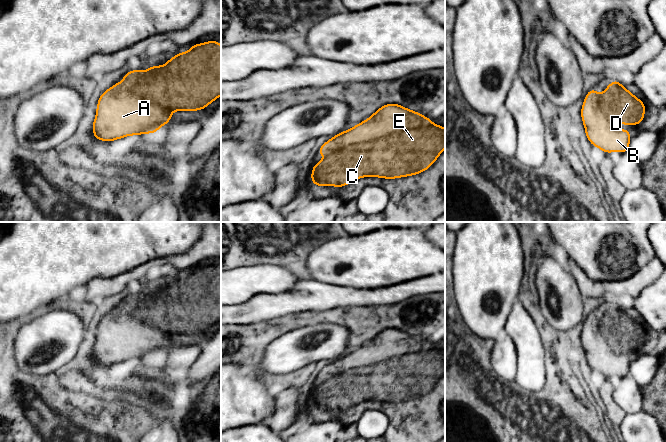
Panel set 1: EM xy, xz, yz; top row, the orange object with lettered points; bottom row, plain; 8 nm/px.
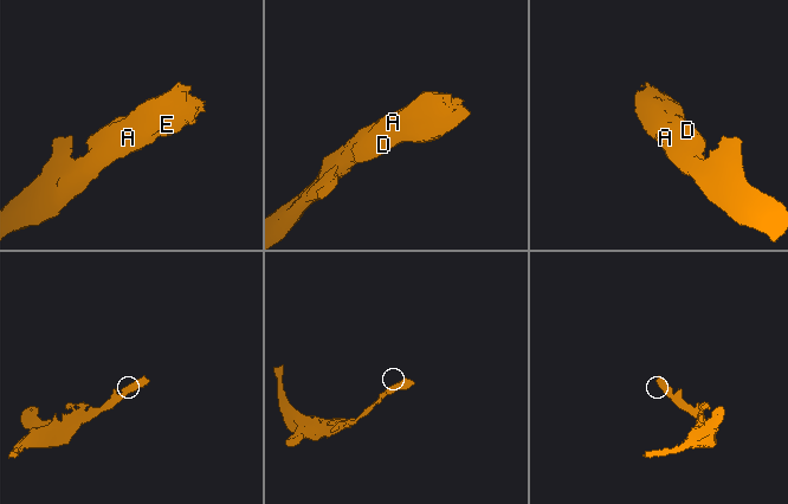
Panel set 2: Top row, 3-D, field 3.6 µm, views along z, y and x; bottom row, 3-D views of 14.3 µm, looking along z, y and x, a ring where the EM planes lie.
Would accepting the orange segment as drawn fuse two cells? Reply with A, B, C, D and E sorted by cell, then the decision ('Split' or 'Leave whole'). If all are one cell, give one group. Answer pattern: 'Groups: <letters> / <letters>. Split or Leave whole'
Groups: A B C D E. Leave whole

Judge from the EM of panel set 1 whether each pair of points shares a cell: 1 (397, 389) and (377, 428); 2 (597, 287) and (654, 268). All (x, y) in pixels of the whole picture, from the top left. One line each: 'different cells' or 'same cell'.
1: different cells
2: same cell

